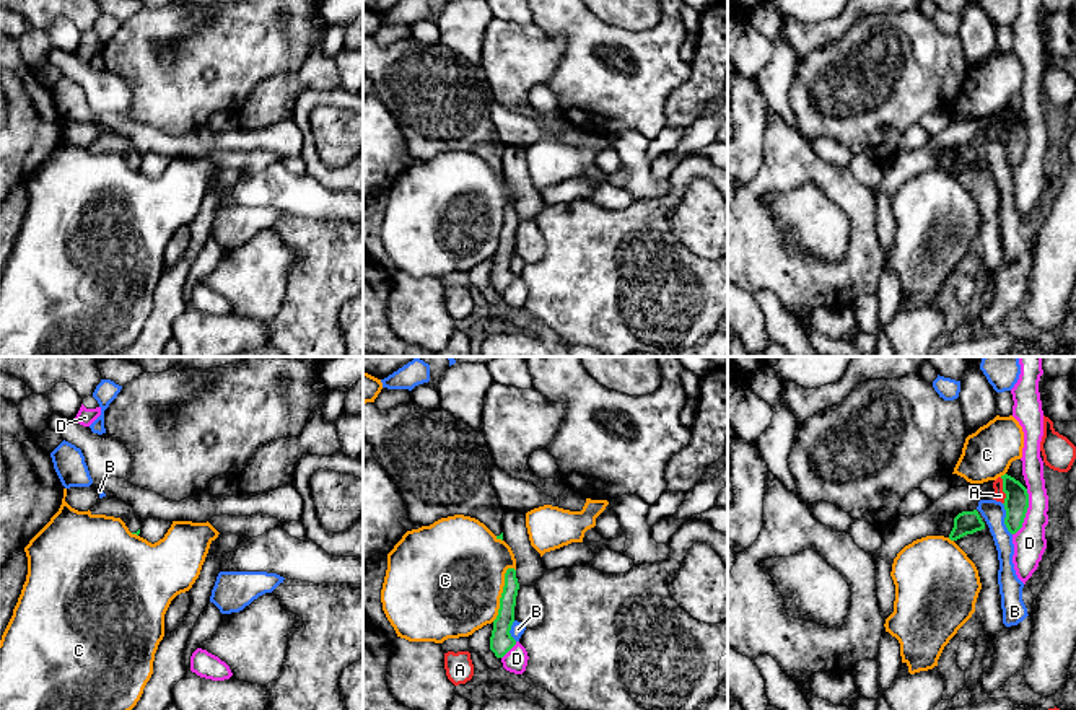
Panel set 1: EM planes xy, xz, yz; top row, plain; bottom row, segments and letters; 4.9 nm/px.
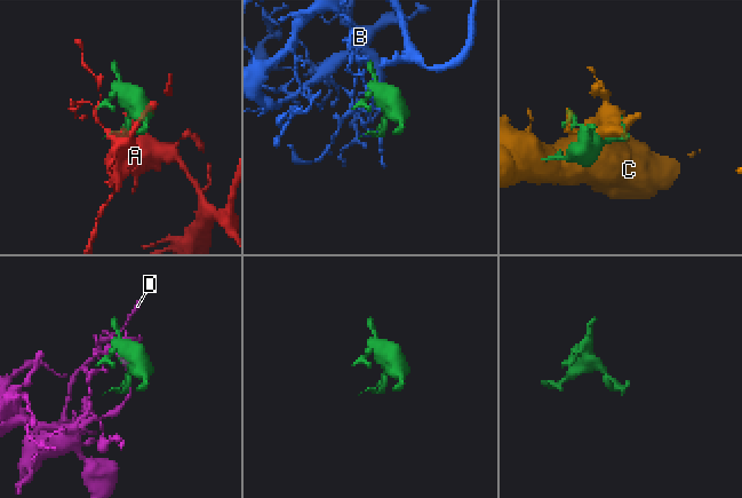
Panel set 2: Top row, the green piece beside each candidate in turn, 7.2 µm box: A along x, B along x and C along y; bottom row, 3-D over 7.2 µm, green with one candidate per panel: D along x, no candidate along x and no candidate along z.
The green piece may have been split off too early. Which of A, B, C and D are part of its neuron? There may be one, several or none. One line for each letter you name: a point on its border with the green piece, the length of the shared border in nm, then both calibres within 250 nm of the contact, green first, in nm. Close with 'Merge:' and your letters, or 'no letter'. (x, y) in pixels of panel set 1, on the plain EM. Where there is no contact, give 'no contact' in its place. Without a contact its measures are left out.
Merge: no letter

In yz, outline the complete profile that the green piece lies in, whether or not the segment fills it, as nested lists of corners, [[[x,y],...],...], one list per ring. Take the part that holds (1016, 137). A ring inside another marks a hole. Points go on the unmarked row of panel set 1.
[[[1004,109],[1001,114],[1003,127],[1006,129],[1003,138],[1006,145],[1004,160],[1011,169],[1016,169],[1022,163],[1029,143],[1029,129],[1027,124],[1014,112]]]

